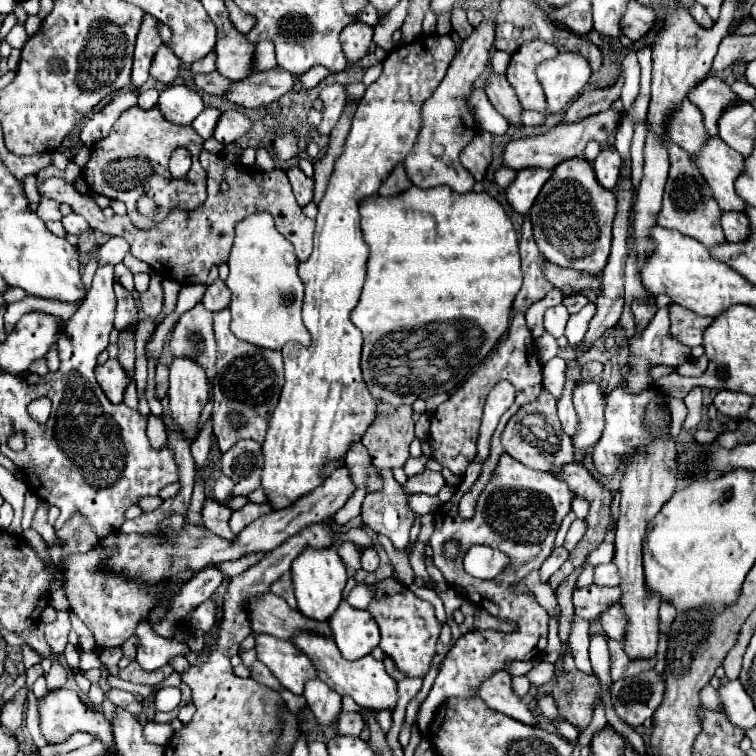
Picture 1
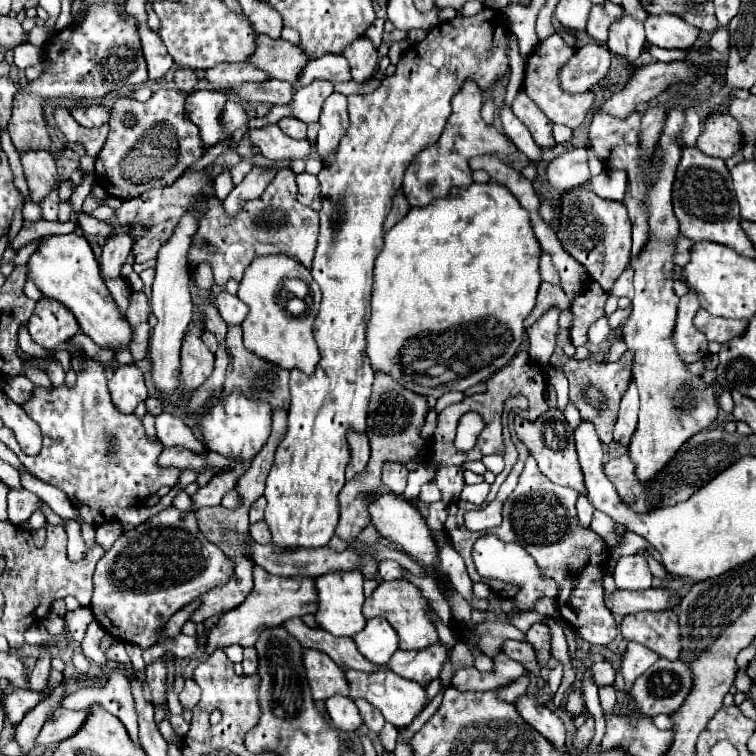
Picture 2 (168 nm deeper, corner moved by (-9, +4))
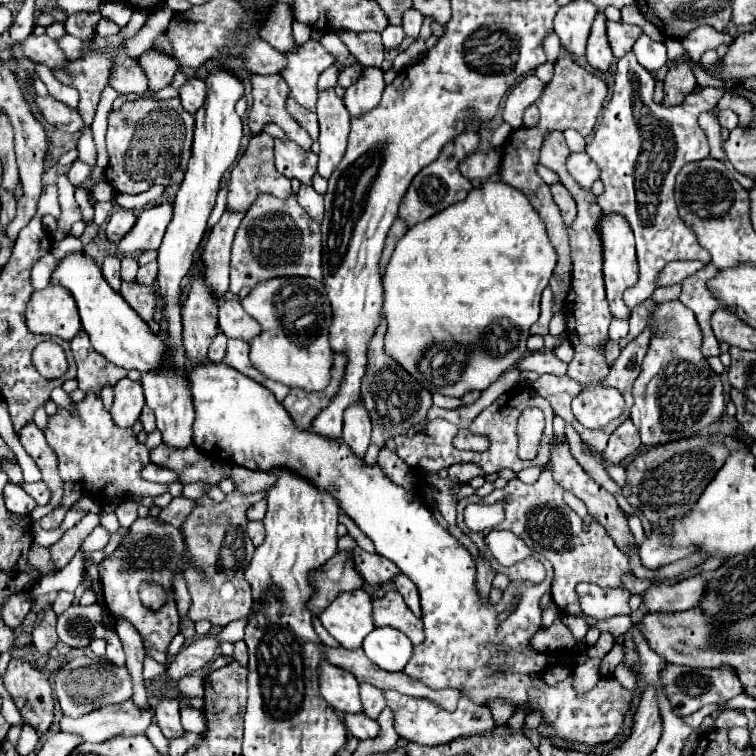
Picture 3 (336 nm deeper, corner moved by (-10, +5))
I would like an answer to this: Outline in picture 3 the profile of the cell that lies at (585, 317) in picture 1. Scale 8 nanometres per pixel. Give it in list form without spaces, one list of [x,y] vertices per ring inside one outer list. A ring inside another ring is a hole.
[[[629,50],[617,62],[613,96],[603,108],[603,116],[591,144],[585,152],[601,170],[601,182],[605,192],[597,196],[597,204],[603,212],[617,212],[627,218],[635,232],[639,282],[625,290],[623,300],[633,310],[645,302],[655,290],[655,274],[673,260],[699,260],[711,264],[711,254],[699,246],[695,234],[683,224],[673,200],[675,176],[687,164],[709,156],[707,138],[697,124],[697,118],[705,110],[717,108],[723,90],[699,88],[691,92],[679,108],[663,108],[653,102],[653,76],[637,62],[633,50]]]

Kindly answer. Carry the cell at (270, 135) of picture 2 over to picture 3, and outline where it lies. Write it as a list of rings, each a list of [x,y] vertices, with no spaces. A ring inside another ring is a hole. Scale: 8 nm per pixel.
[[[275,138],[275,166],[287,178],[297,178],[301,184],[311,184],[311,174],[317,170],[317,154],[303,150],[291,140]]]

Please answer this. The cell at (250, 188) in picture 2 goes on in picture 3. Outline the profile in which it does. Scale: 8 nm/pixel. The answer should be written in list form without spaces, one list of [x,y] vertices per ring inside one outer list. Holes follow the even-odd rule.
[[[227,208],[221,220],[213,226],[209,242],[201,256],[207,288],[219,300],[229,290],[229,252],[231,252],[231,242],[241,218],[243,218],[243,212],[241,214],[231,212],[231,208]]]

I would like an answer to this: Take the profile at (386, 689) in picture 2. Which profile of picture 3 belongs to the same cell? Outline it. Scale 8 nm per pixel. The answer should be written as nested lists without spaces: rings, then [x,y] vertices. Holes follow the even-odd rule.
[[[383,690],[383,696],[385,696],[387,706],[393,712],[397,734],[401,738],[407,738],[407,740],[423,744],[423,746],[435,746],[435,744],[451,742],[451,738],[465,736],[465,734],[485,734],[487,730],[493,730],[493,724],[495,724],[487,706],[479,706],[463,694],[459,696],[457,710],[453,710],[453,712],[437,706],[433,700],[405,696],[405,694],[399,694],[395,690]]]

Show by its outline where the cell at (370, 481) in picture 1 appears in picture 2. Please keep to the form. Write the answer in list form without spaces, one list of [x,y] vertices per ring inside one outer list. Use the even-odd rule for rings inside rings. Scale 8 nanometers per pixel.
[[[386,463],[382,467],[382,483],[386,489],[402,495],[406,489],[406,477],[408,469],[402,463]]]

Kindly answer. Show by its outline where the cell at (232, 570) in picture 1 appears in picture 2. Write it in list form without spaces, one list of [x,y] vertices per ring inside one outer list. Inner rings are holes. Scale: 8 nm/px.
[[[168,507],[134,529],[122,533],[94,571],[92,611],[96,621],[118,641],[148,649],[158,643],[158,631],[166,621],[204,595],[224,585],[234,573],[232,561],[198,529],[190,511]]]

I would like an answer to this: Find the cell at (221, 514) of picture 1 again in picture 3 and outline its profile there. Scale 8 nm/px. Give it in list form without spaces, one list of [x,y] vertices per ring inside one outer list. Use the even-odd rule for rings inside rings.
[[[357,546],[355,550],[351,550],[351,556],[355,560],[357,572],[371,586],[391,582],[391,578],[395,574],[399,574],[399,568],[381,554],[369,554],[369,552],[365,552],[363,548]]]

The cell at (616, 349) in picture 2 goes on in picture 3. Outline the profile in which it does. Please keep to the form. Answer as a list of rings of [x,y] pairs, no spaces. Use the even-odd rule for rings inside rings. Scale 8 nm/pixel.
[[[645,300],[641,304],[637,304],[633,310],[631,310],[631,316],[629,316],[629,334],[625,338],[619,340],[619,346],[625,348],[637,334],[641,334],[645,330],[645,322],[647,322],[647,314],[651,312],[651,308],[655,306],[653,300]]]

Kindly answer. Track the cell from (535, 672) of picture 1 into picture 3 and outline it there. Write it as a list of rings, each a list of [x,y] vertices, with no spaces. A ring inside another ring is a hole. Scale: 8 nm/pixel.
[[[619,664],[613,672],[613,676],[619,680],[619,684],[627,690],[633,690],[637,686],[637,680],[635,680],[635,674],[625,666],[625,664]]]

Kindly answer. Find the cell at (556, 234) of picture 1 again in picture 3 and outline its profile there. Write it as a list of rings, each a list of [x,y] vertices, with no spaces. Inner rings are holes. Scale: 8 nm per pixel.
[[[603,214],[599,220],[597,234],[603,244],[603,280],[605,280],[605,292],[607,292],[611,314],[617,318],[629,318],[629,308],[623,304],[621,296],[623,296],[623,290],[633,286],[639,278],[637,258],[635,258],[635,240],[631,234],[631,226],[619,214]]]

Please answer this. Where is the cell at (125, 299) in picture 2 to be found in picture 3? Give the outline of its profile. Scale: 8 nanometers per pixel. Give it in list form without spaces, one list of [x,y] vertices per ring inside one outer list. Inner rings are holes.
[[[107,256],[107,258],[105,258],[105,262],[103,262],[103,266],[101,266],[101,270],[103,270],[103,276],[105,276],[107,284],[109,284],[115,292],[119,292],[119,290],[121,290],[119,262],[121,262],[121,260],[119,260],[117,256]]]

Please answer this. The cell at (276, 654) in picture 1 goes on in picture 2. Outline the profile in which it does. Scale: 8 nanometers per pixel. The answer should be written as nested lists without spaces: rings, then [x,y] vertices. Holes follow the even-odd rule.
[[[304,649],[304,667],[316,701],[326,701],[334,695],[348,697],[348,683],[344,671],[322,651]]]

